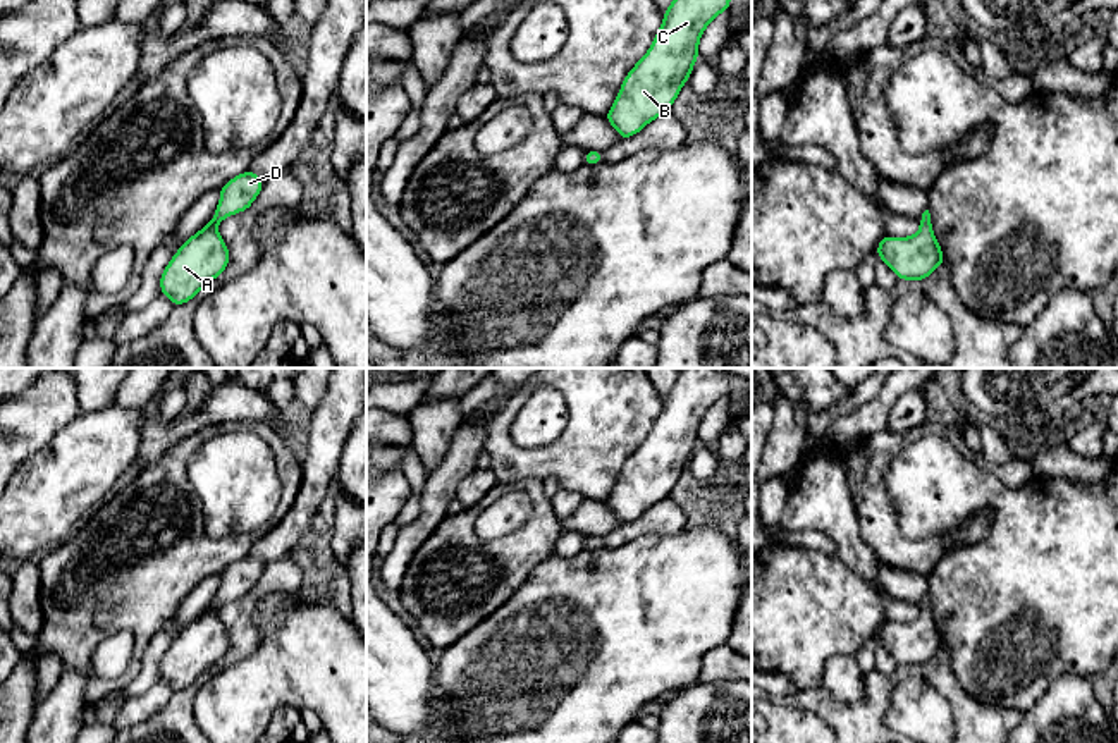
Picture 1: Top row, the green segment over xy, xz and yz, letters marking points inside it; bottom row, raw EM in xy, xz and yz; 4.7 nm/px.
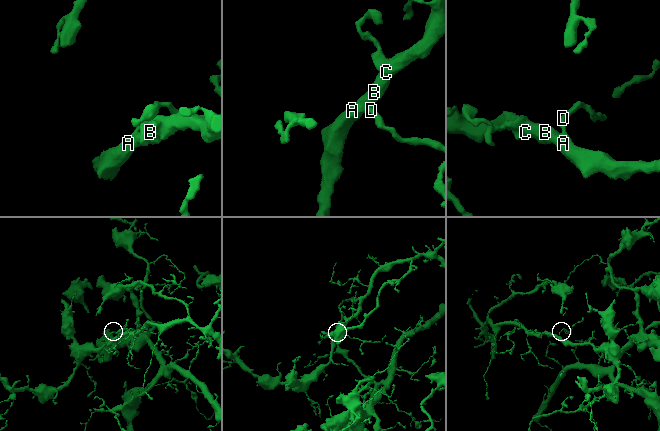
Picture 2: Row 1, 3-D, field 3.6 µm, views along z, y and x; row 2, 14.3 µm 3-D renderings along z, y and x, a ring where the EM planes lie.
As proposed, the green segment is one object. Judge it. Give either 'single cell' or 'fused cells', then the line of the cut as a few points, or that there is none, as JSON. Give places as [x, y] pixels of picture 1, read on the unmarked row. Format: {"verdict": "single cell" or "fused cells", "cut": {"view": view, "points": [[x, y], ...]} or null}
{"verdict": "single cell", "cut": null}

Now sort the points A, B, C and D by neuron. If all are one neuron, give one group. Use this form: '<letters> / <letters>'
A B C D

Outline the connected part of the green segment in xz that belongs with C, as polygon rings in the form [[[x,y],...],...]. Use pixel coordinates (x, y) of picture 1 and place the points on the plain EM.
[[[679,368],[648,437],[626,459],[604,502],[619,525],[638,519],[671,495],[698,445],[702,418],[729,390],[731,378],[724,368]]]

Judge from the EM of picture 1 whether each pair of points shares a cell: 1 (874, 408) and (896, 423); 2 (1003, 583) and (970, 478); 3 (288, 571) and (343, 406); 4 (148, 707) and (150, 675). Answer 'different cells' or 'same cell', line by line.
1: different cells
2: same cell
3: different cells
4: different cells

